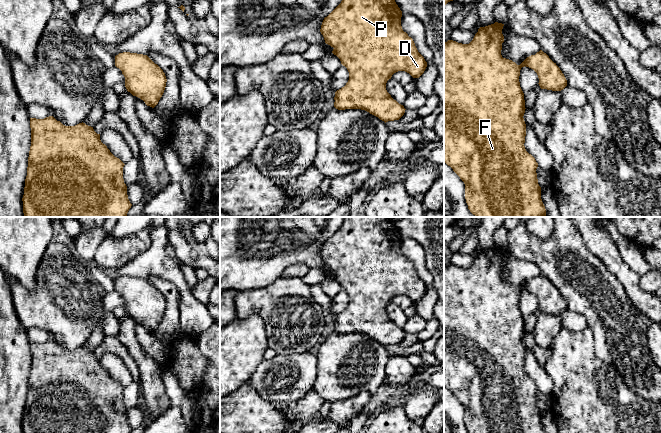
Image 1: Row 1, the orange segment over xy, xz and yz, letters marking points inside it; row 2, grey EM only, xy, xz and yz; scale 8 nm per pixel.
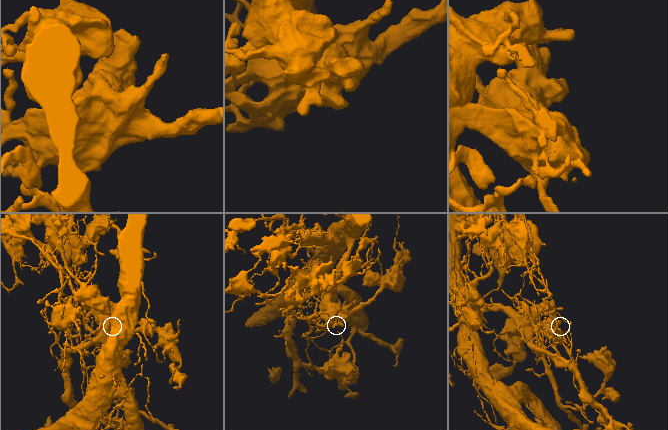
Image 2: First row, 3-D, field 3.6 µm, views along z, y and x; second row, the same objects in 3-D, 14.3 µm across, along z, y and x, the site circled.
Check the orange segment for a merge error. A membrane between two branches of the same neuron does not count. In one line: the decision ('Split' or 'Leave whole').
Leave whole

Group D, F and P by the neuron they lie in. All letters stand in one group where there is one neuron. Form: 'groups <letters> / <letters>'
groups D F P

